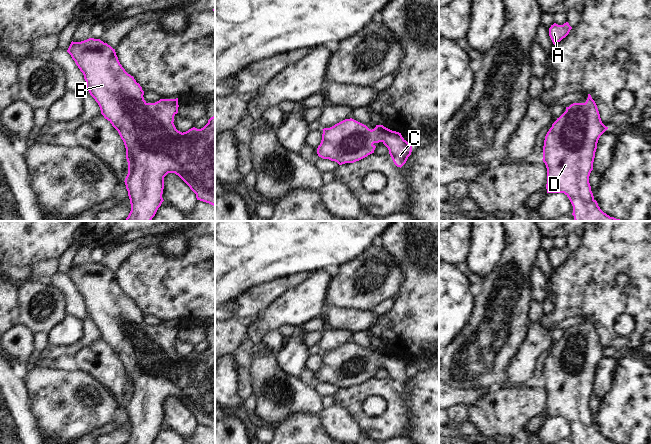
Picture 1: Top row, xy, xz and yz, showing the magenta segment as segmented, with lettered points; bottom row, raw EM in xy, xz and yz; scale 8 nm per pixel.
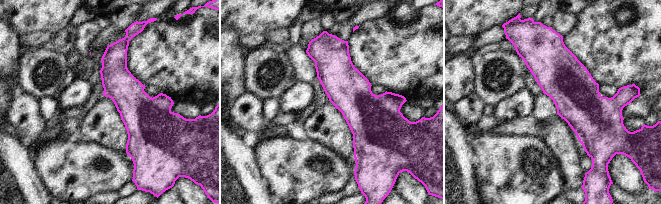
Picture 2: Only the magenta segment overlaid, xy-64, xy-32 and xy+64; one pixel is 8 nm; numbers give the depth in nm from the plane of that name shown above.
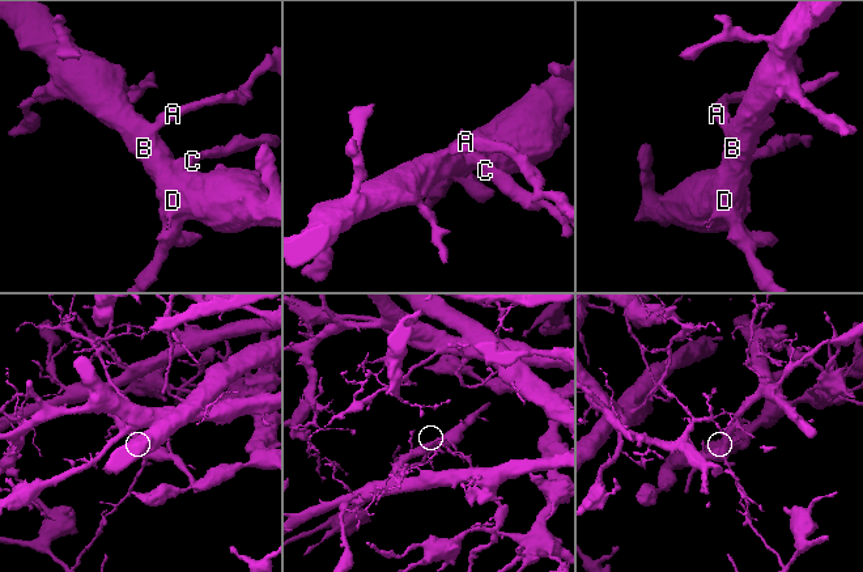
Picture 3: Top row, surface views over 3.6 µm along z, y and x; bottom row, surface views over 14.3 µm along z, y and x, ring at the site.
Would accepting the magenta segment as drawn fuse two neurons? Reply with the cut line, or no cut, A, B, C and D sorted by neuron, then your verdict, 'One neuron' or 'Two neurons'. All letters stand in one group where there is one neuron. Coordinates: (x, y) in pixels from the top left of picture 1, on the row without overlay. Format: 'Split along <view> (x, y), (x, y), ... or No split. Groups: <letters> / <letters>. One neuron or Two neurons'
No split. Groups: A B C D. One neuron

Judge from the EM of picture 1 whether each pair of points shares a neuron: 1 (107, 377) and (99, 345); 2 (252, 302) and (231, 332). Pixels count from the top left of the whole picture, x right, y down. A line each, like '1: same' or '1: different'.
1: same
2: different

